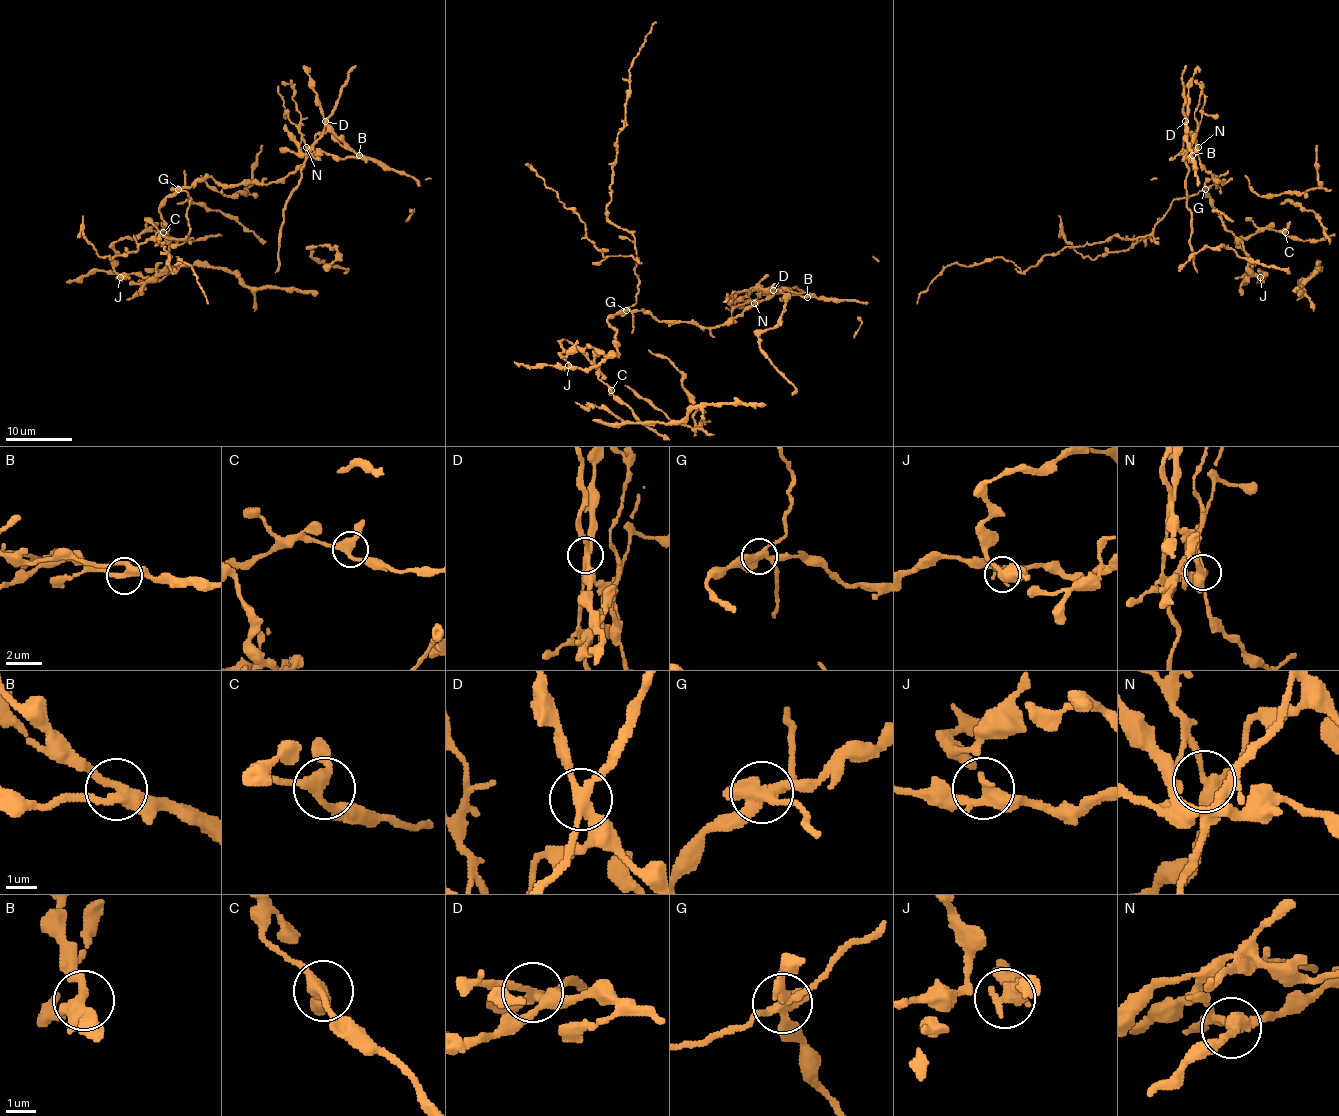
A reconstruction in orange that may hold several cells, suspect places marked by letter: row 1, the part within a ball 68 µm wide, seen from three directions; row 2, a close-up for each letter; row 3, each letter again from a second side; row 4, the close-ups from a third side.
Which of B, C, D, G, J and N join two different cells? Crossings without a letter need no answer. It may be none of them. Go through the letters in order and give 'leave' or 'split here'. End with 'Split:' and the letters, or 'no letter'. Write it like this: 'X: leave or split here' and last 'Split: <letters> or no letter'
B: leave
C: leave
D: split here
G: split here
J: leave
N: split here
Split: D, G, N

